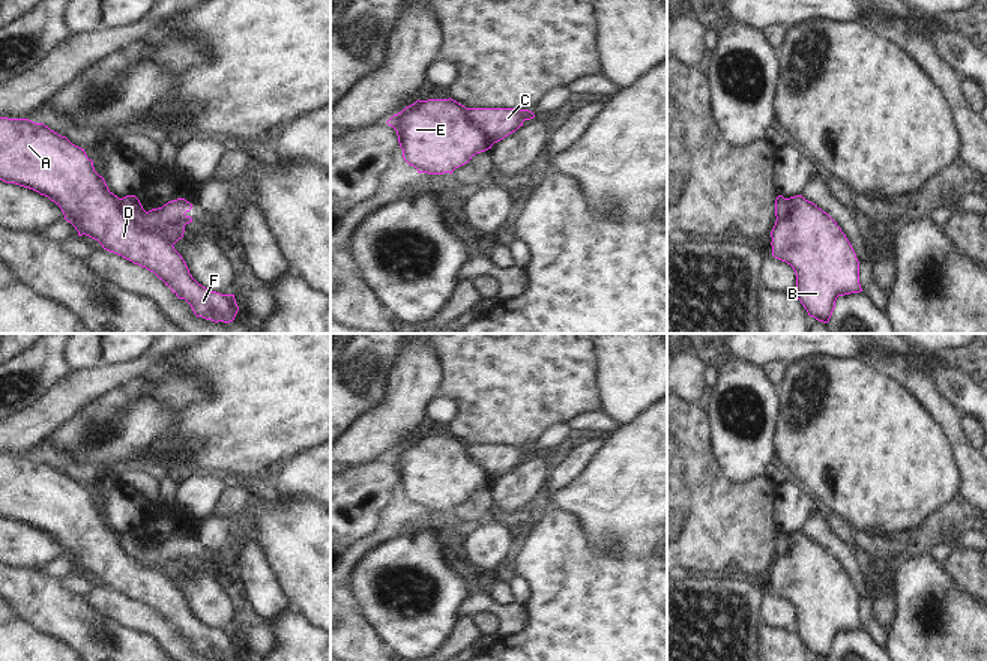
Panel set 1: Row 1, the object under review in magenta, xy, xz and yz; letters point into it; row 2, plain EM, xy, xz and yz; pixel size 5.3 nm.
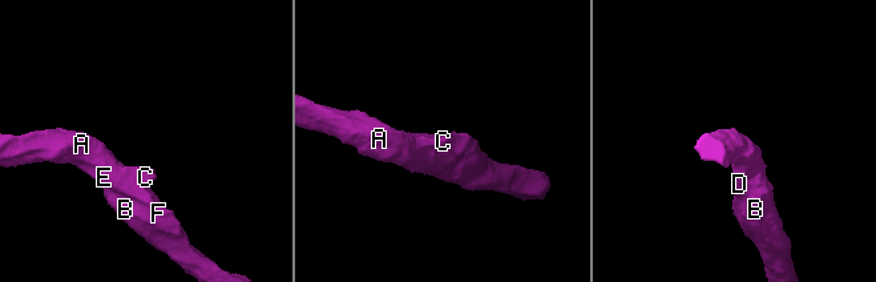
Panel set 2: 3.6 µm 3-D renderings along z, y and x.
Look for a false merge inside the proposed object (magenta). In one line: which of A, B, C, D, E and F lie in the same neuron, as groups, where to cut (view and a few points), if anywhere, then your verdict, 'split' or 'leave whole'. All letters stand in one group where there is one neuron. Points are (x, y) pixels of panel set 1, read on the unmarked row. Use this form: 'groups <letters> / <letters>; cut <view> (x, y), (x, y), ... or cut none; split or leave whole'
groups A B D E F / C; cut xy (119, 535), (120, 546), (131, 556), (162, 573), (172, 582); split

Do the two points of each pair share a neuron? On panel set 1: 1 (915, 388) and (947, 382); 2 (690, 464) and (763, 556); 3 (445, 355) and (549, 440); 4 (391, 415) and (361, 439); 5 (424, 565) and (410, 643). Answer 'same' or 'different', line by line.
1: different
2: same
3: different
4: same
5: same

